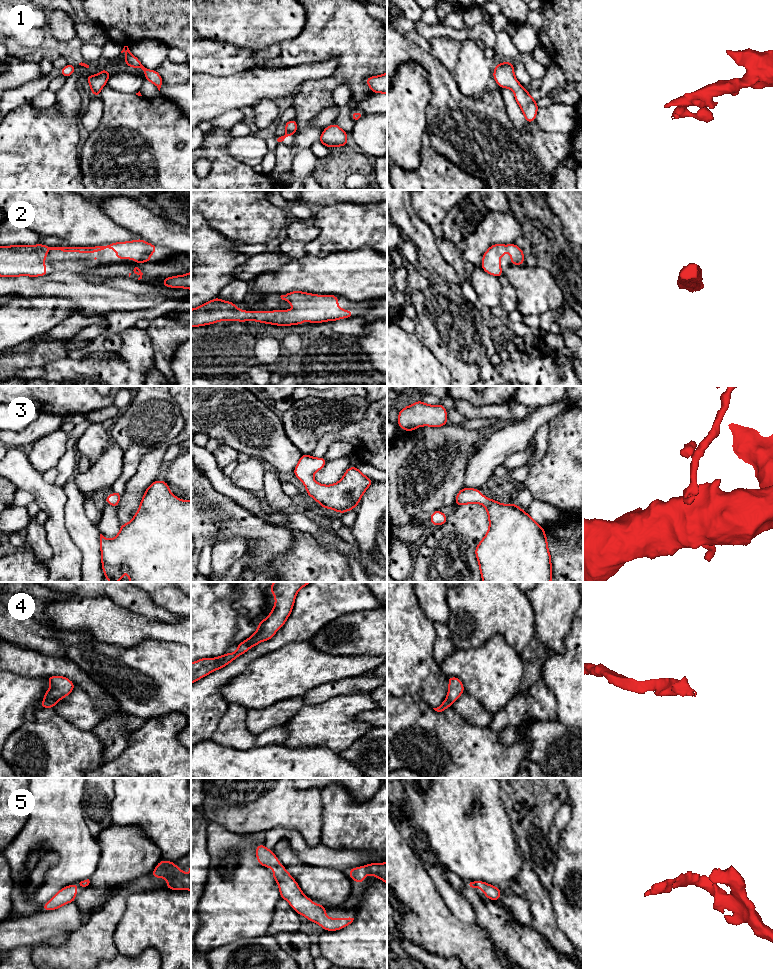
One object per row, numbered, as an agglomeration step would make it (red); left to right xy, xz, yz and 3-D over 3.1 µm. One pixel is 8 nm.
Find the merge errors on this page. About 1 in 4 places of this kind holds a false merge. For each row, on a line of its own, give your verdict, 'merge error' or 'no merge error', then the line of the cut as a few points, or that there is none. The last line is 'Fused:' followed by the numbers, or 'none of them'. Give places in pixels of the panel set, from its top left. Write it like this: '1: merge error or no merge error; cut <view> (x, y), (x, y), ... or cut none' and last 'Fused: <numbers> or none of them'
1: no merge error; cut none
2: no merge error; cut none
3: no merge error; cut none
4: no merge error; cut none
5: no merge error; cut none
Fused: none of them

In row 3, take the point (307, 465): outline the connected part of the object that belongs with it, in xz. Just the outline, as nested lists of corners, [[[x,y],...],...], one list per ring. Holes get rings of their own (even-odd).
[[[302,454],[293,473],[304,483],[306,493],[323,509],[332,509],[340,514],[355,509],[364,492],[374,481],[366,477],[357,467],[350,466],[337,483],[320,484],[313,479],[313,475],[326,463],[325,457],[314,458],[311,455]]]

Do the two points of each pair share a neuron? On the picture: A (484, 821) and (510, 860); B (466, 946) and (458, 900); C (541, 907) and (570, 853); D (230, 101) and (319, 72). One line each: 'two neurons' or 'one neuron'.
A: one neuron
B: two neurons
C: two neurons
D: one neuron

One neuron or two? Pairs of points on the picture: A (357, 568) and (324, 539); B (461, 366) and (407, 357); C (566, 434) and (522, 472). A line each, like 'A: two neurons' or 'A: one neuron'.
A: one neuron
B: two neurons
C: two neurons

